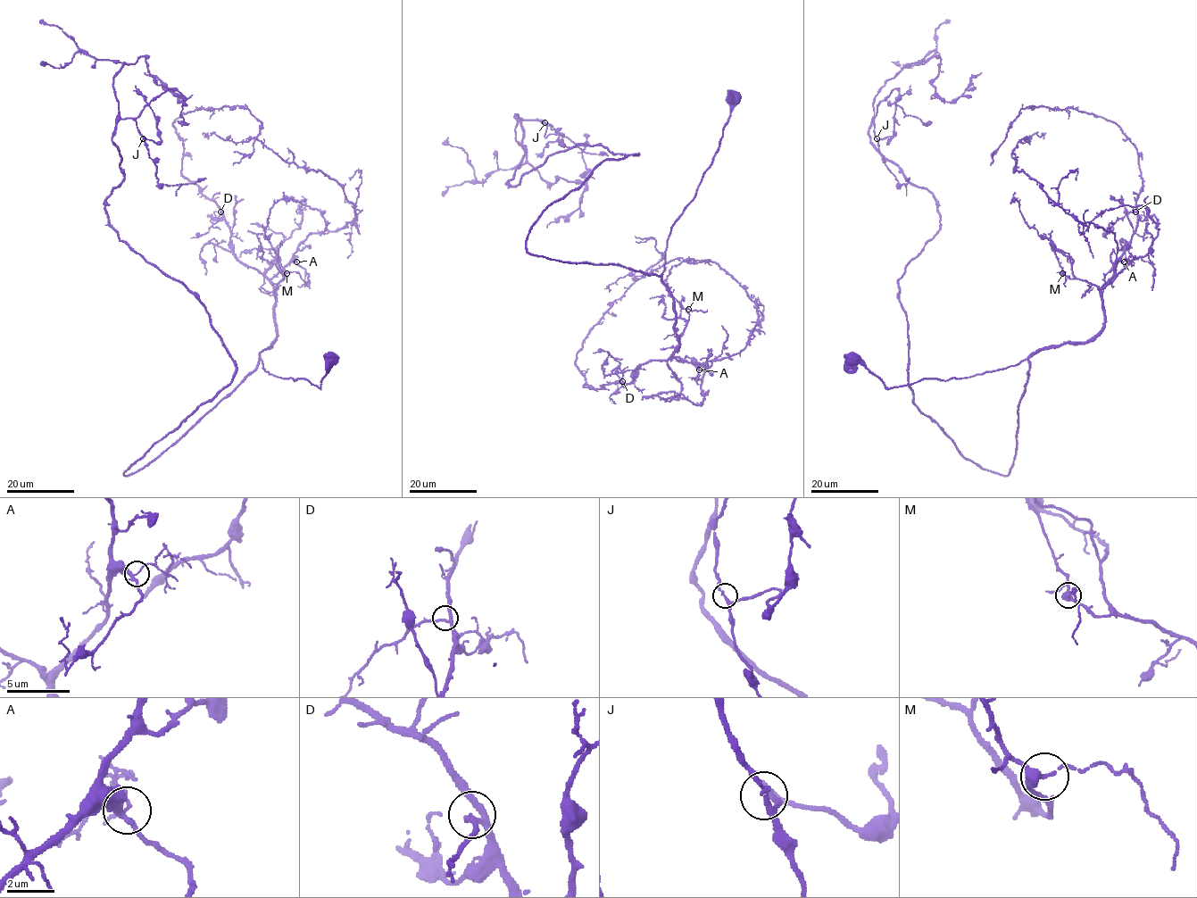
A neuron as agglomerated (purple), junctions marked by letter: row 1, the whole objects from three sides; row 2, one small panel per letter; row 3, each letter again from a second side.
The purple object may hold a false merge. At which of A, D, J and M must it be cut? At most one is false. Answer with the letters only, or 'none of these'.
none of these

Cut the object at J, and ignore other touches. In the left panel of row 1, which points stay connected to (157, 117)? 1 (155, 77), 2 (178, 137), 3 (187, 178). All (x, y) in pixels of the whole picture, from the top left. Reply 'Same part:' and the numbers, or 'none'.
Same part: none

